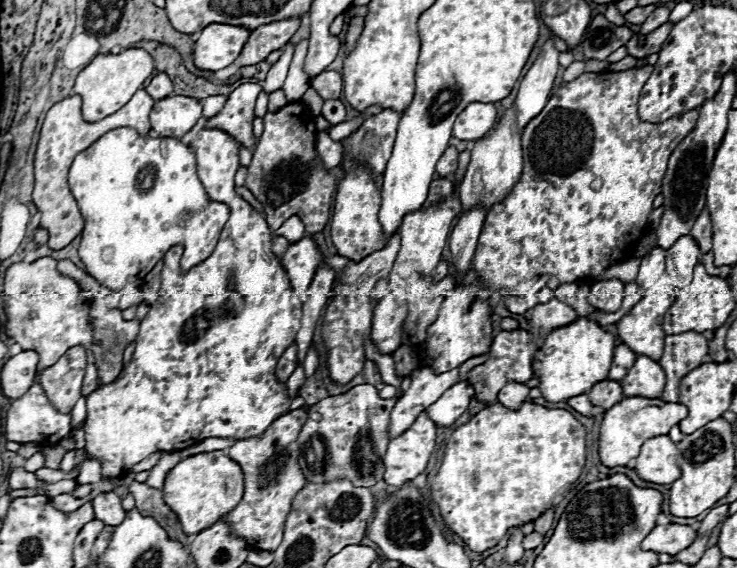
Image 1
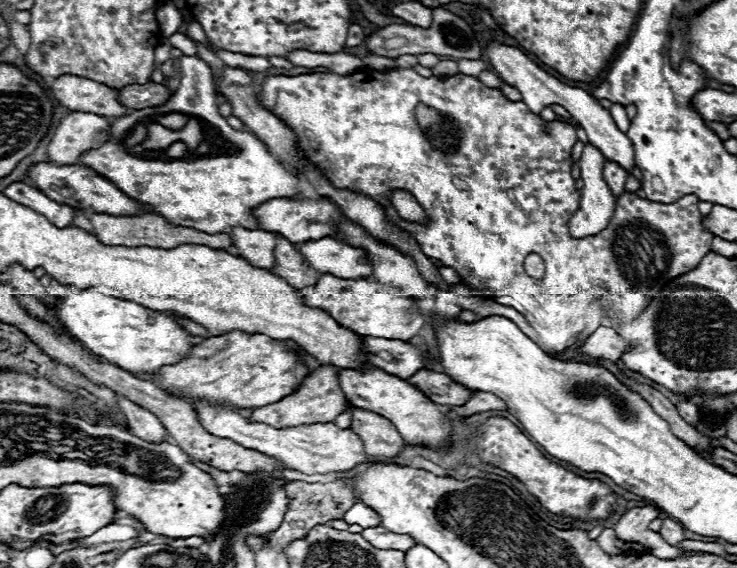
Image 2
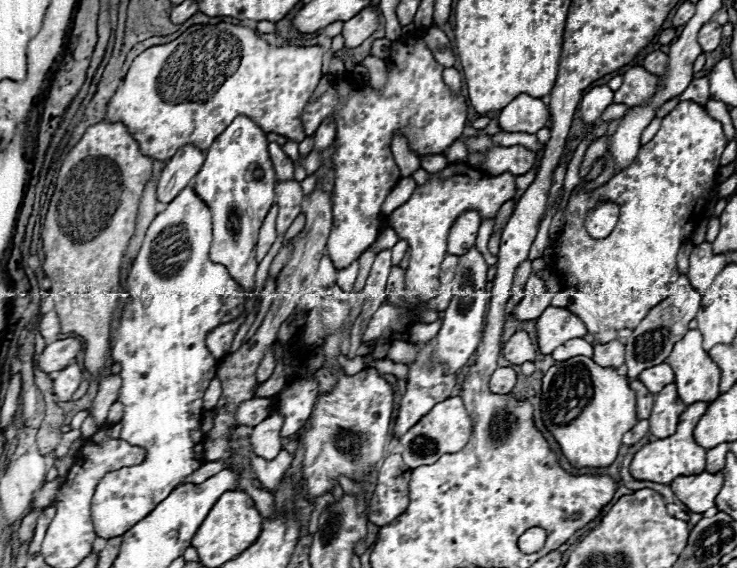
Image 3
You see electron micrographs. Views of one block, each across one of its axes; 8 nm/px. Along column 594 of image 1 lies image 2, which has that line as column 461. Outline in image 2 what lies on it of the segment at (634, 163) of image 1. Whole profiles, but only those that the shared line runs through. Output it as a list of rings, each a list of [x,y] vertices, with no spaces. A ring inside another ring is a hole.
[[[396,68],[396,70],[390,70],[390,72],[360,70],[360,72],[354,72],[354,74],[348,74],[348,76],[338,76],[338,74],[300,74],[300,76],[294,76],[294,78],[290,78],[290,76],[268,76],[264,80],[264,84],[262,84],[262,90],[260,90],[258,98],[262,100],[262,104],[266,108],[270,108],[274,114],[278,114],[288,124],[289,128],[296,134],[300,144],[299,147],[306,152],[309,161],[316,162],[326,172],[328,180],[336,188],[350,188],[350,190],[362,192],[362,194],[368,194],[374,200],[378,200],[380,204],[384,204],[386,212],[388,212],[388,218],[394,224],[398,224],[400,228],[408,230],[414,236],[414,240],[420,244],[422,252],[428,258],[434,258],[434,260],[442,262],[444,266],[454,268],[460,274],[460,278],[466,280],[466,286],[472,286],[487,298],[496,298],[496,296],[506,294],[506,296],[518,300],[526,308],[526,314],[534,318],[536,332],[540,334],[540,340],[544,344],[550,344],[554,350],[564,350],[568,346],[568,338],[574,336],[574,314],[576,314],[575,320],[577,320],[577,316],[580,316],[580,310],[582,310],[580,321],[582,319],[582,327],[585,328],[586,310],[592,300],[600,300],[602,308],[606,304],[612,306],[618,320],[630,322],[630,320],[638,318],[646,310],[646,306],[650,304],[654,294],[658,294],[664,288],[664,284],[668,284],[672,278],[678,278],[680,274],[686,274],[688,270],[694,270],[700,264],[700,258],[704,258],[704,254],[708,254],[712,250],[714,234],[704,228],[702,218],[700,218],[700,210],[698,210],[700,198],[696,198],[694,194],[688,194],[688,196],[684,196],[684,198],[680,198],[680,200],[676,200],[672,204],[658,204],[658,202],[644,200],[644,198],[636,196],[636,192],[624,190],[616,200],[616,208],[614,208],[614,216],[612,216],[610,224],[600,234],[588,236],[588,238],[572,238],[570,232],[568,232],[568,220],[570,220],[570,214],[576,212],[578,202],[580,202],[580,190],[574,186],[574,178],[572,178],[572,172],[570,172],[570,166],[572,166],[570,152],[572,152],[572,146],[576,142],[576,128],[570,126],[568,122],[552,120],[552,122],[546,122],[548,132],[544,132],[544,128],[542,128],[544,120],[538,114],[534,114],[522,100],[512,102],[500,90],[484,86],[474,76],[456,74],[456,76],[448,76],[448,78],[436,78],[436,76],[424,78],[418,72],[414,72],[412,68]],[[418,104],[424,104],[424,106],[434,110],[436,118],[428,118],[430,126],[420,126],[418,124],[418,120],[416,120],[416,106]],[[394,190],[404,190],[404,192],[412,194],[416,198],[416,202],[424,208],[424,212],[428,216],[428,224],[408,222],[408,220],[400,218],[400,214],[396,212],[396,208],[390,202],[390,196],[392,196]],[[530,252],[540,254],[542,260],[548,266],[548,274],[542,280],[530,278],[526,274],[526,270],[524,270],[524,258]]]

